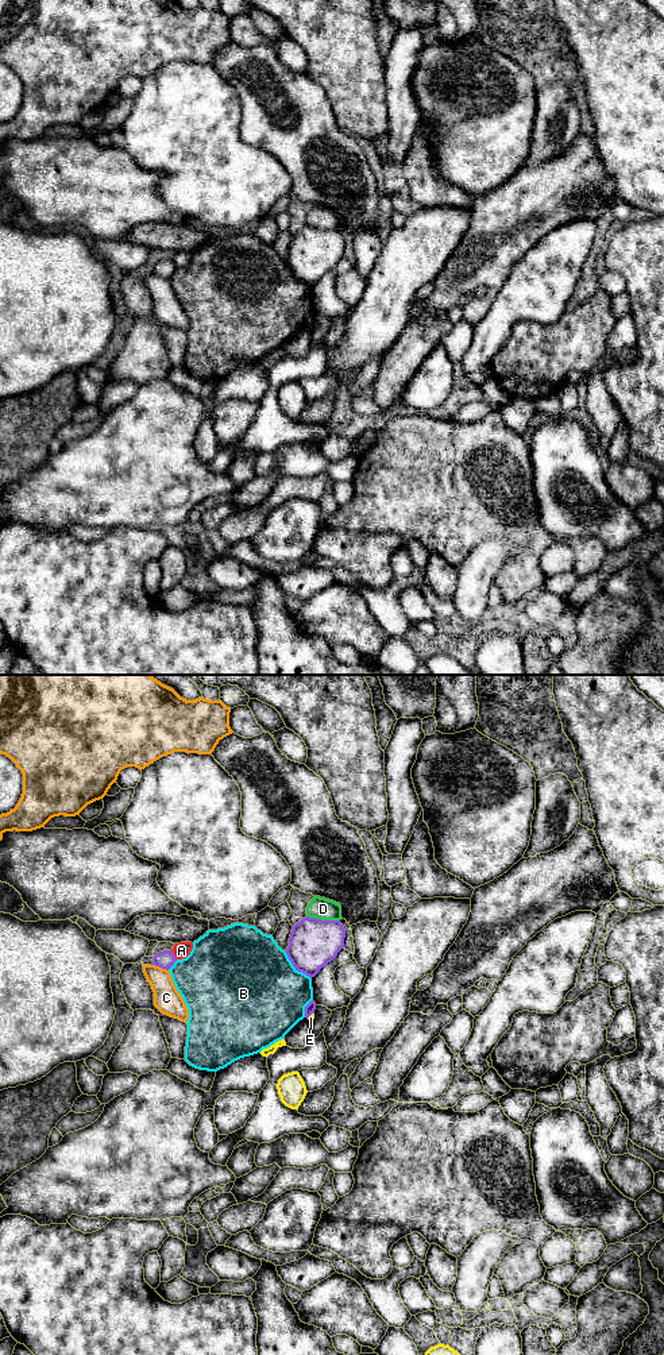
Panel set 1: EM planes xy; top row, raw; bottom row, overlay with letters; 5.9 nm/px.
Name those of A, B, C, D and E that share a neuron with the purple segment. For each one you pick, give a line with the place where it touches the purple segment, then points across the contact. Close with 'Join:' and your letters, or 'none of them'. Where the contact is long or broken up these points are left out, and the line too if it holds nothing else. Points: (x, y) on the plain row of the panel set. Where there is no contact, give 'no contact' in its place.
Join: none of them

